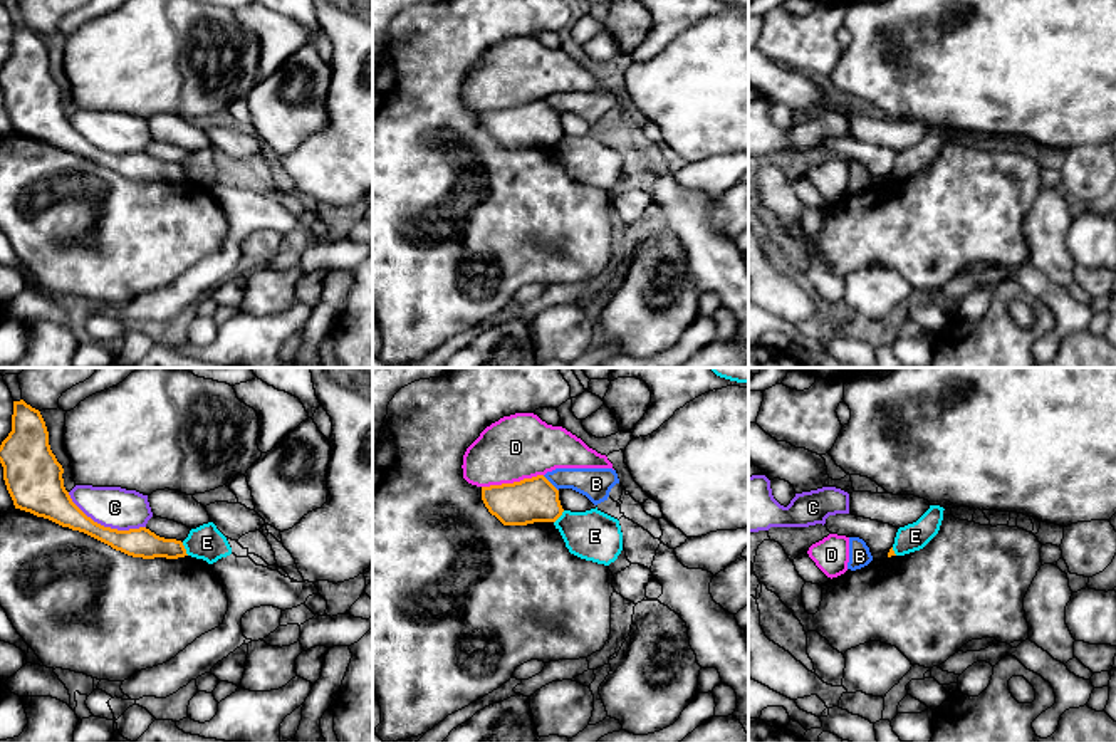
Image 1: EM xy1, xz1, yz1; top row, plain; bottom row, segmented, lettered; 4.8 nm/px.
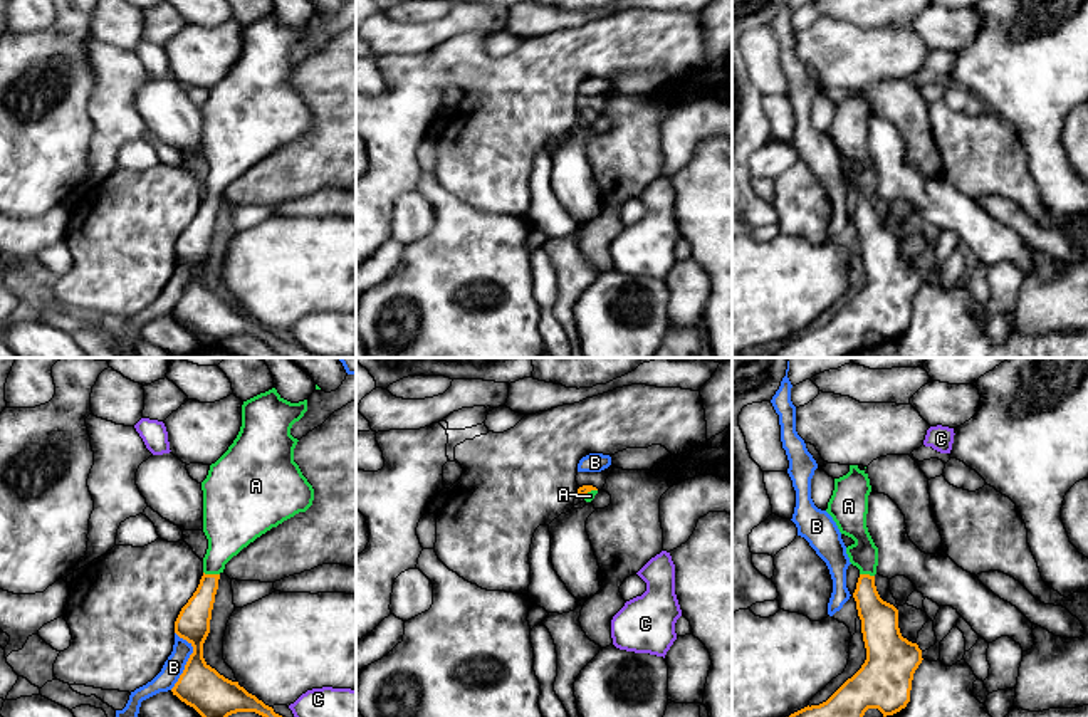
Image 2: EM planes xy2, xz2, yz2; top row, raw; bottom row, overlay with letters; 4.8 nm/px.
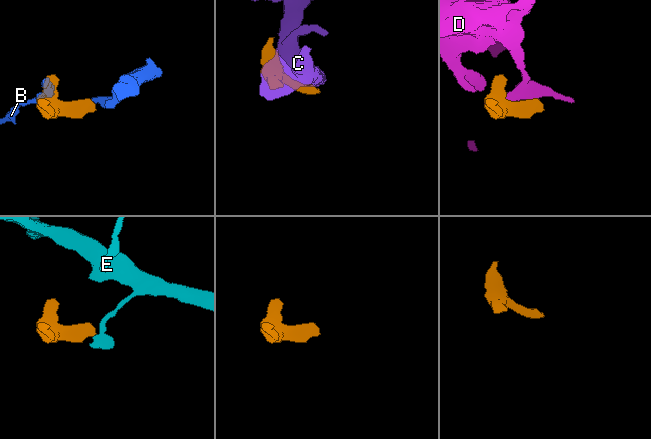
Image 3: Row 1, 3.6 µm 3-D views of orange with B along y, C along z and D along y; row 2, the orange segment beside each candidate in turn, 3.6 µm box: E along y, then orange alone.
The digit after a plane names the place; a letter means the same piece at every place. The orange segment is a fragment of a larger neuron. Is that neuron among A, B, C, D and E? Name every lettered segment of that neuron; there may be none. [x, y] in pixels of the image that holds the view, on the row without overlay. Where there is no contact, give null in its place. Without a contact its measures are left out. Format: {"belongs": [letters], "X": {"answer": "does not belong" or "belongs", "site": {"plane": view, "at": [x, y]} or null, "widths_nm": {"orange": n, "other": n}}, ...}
{"belongs": ["A"], "A": {"answer": "belongs", "site": {"plane": "xy2", "at": [212, 198]}, "widths_nm": {"orange": 160, "other": 240}}, "B": {"answer": "does not belong", "site": {"plane": "xy2", "at": [188, 284]}, "widths_nm": {"orange": 220, "other": 100}}, "C": {"answer": "does not belong", "site": {"plane": "xy1", "at": [103, 150]}, "widths_nm": {"orange": 160, "other": 200}}, "D": {"answer": "does not belong", "site": {"plane": "xz1", "at": [514, 106]}, "widths_nm": {"orange": 220, "other": 320}}, "E": {"answer": "does not belong", "site": {"plane": "xy1", "at": [185, 173]}, "widths_nm": {"orange": 140, "other": 170}}}

